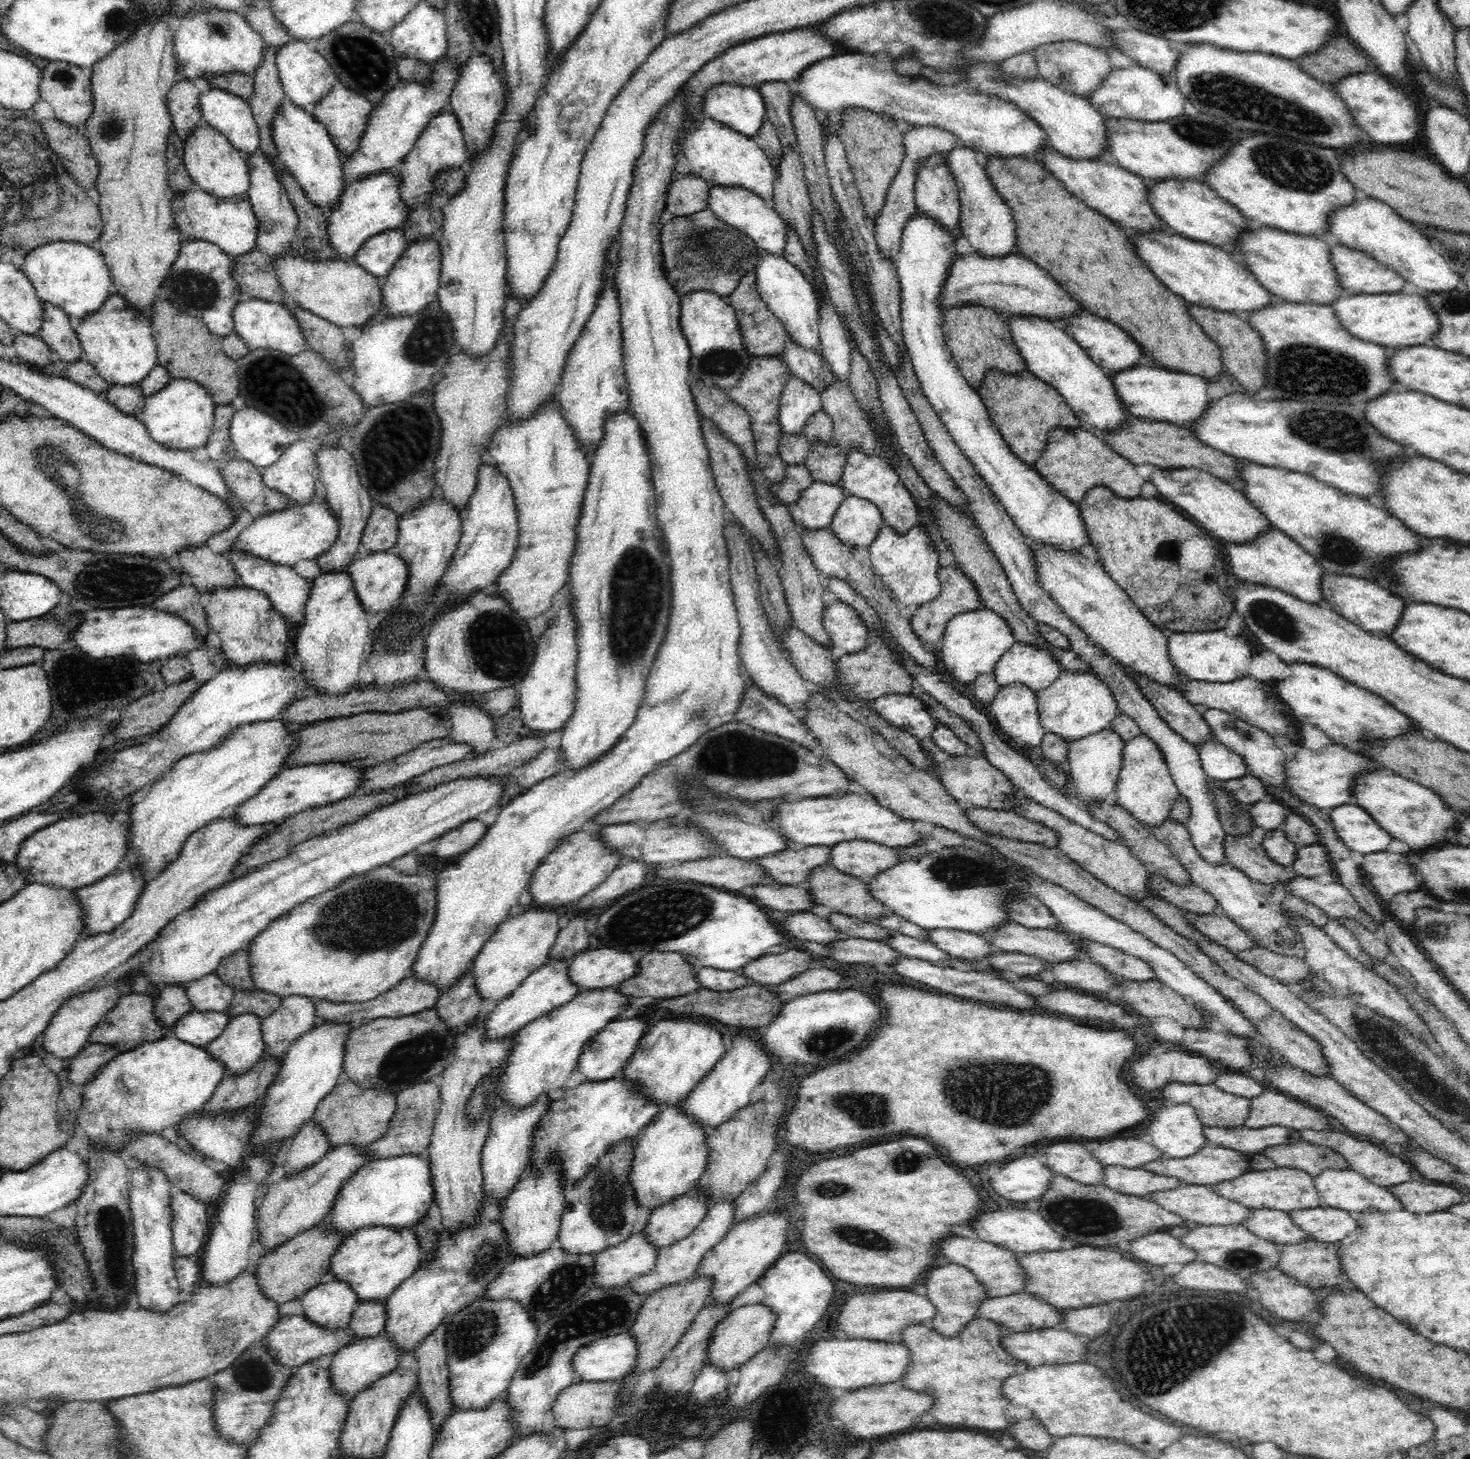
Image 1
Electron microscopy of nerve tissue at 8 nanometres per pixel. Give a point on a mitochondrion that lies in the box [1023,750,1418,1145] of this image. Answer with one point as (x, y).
(1233, 819)

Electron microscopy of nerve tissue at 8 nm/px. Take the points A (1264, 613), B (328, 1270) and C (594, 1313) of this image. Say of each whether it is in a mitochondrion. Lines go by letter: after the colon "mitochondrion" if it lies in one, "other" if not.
A: mitochondrion
B: other
C: mitochondrion

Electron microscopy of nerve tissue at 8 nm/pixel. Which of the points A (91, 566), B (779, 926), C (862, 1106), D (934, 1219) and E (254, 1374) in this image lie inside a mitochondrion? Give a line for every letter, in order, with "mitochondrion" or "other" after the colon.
A: mitochondrion
B: other
C: mitochondrion
D: other
E: mitochondrion

